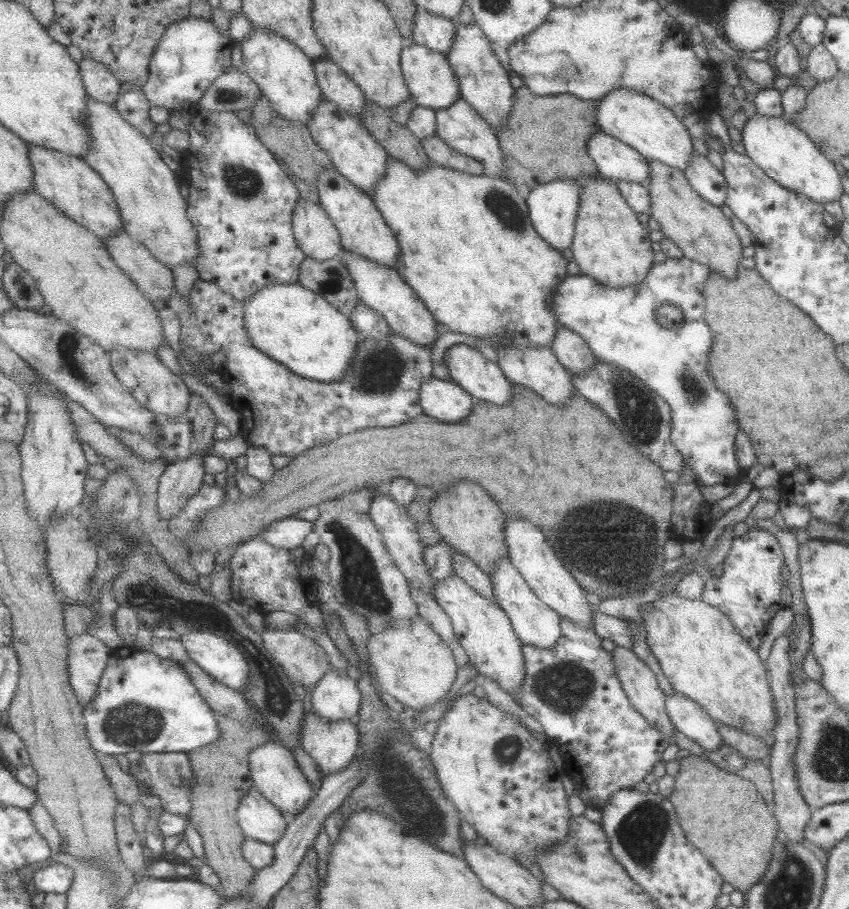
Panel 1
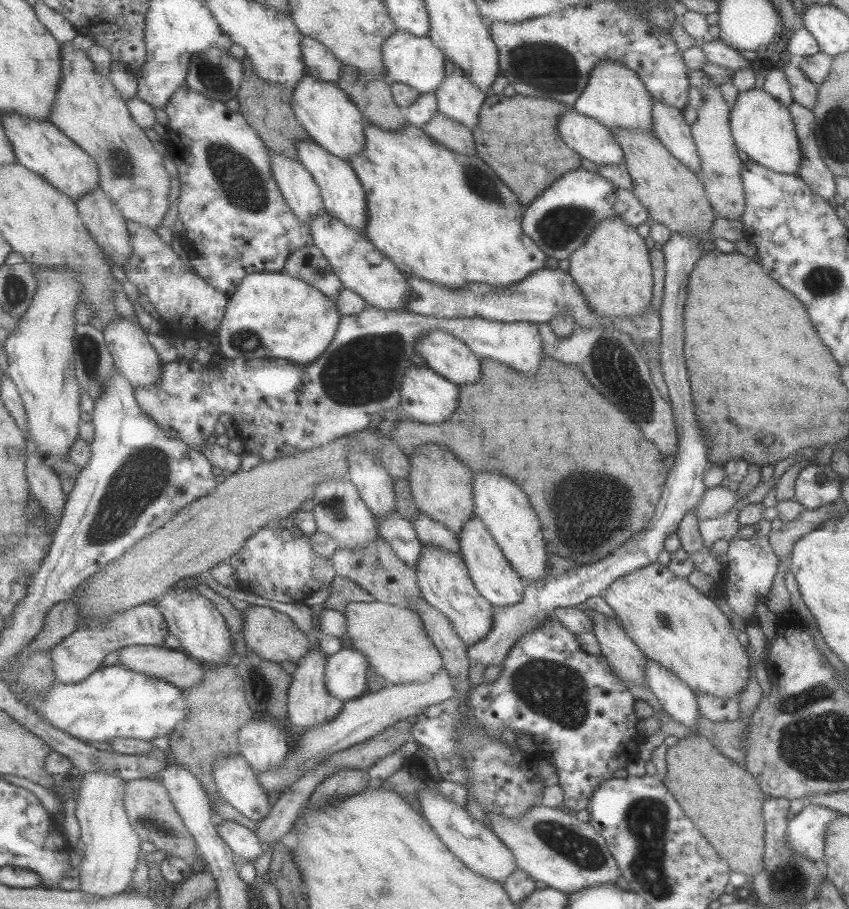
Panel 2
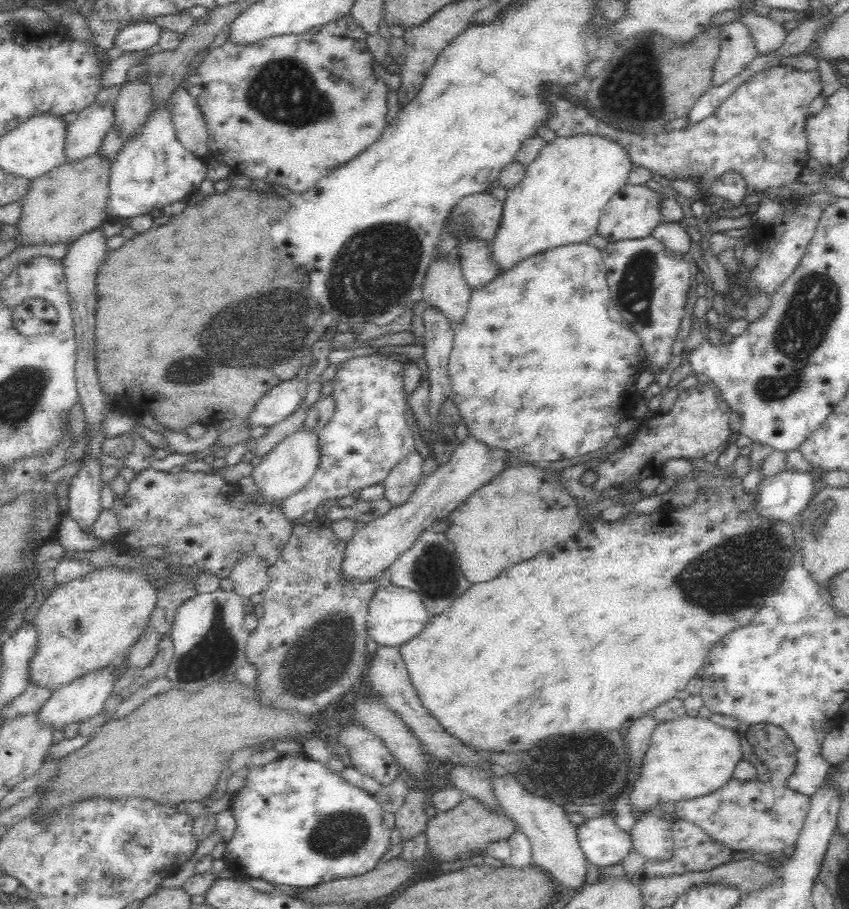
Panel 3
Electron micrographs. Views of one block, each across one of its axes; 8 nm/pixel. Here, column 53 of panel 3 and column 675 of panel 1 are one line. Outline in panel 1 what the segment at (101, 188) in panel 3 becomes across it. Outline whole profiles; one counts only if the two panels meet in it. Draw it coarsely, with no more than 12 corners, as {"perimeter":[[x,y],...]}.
{"perimeter":[[647,158],[649,216],[729,280],[742,247],[719,207]]}

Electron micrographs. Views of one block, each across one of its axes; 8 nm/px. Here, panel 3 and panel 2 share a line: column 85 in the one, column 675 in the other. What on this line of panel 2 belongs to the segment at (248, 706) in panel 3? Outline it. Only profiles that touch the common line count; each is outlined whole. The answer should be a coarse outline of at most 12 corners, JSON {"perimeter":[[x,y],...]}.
{"perimeter":[[697,735],[661,782],[730,871],[762,871],[765,795]]}

